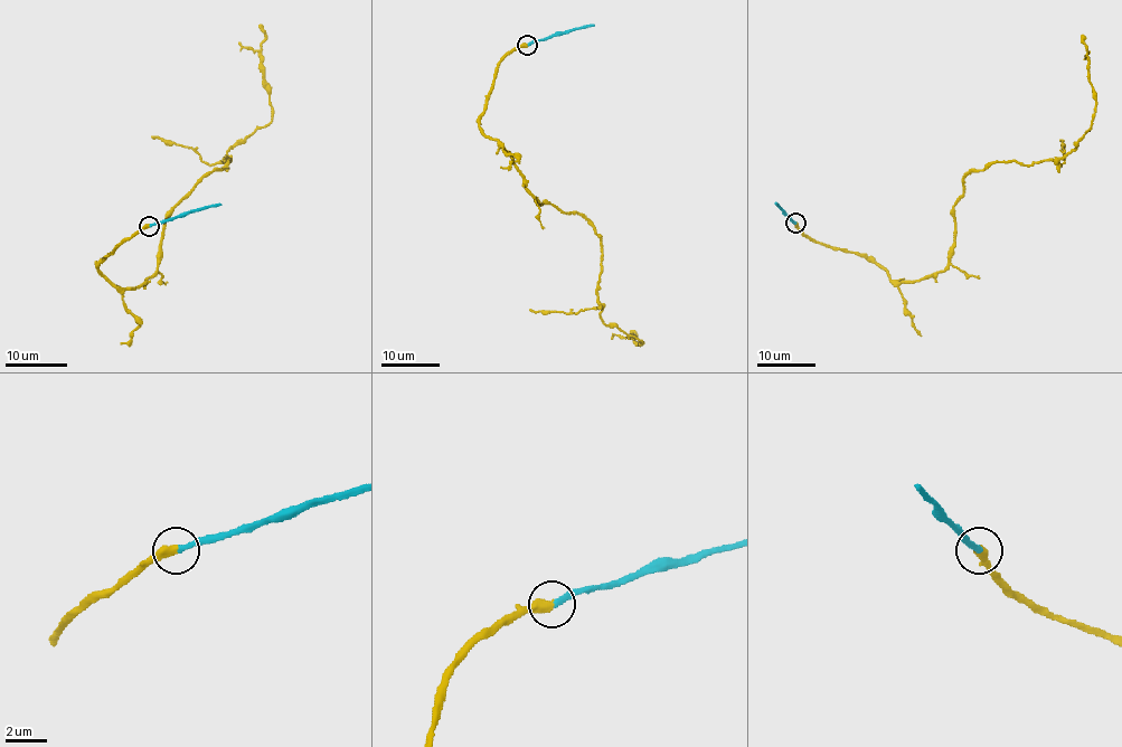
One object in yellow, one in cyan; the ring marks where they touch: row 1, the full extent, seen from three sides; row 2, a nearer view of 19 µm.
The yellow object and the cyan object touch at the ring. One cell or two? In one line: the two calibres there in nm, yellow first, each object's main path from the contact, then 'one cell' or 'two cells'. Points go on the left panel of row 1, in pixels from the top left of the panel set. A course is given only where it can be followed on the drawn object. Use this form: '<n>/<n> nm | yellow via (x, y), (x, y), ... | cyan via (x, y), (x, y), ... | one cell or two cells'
480/280 nm | yellow via (149, 226), (98, 265), (118, 286), (137, 289), (157, 270), (166, 215), (272, 120), (260, 24) | cyan via (150, 226), (220, 205) | one cell

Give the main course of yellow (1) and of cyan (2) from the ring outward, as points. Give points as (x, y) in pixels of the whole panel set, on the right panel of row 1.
1: (794, 224), (892, 280), (940, 273), (968, 173), (1064, 158), (1092, 124), (1082, 35)
2: (794, 224), (774, 202)

